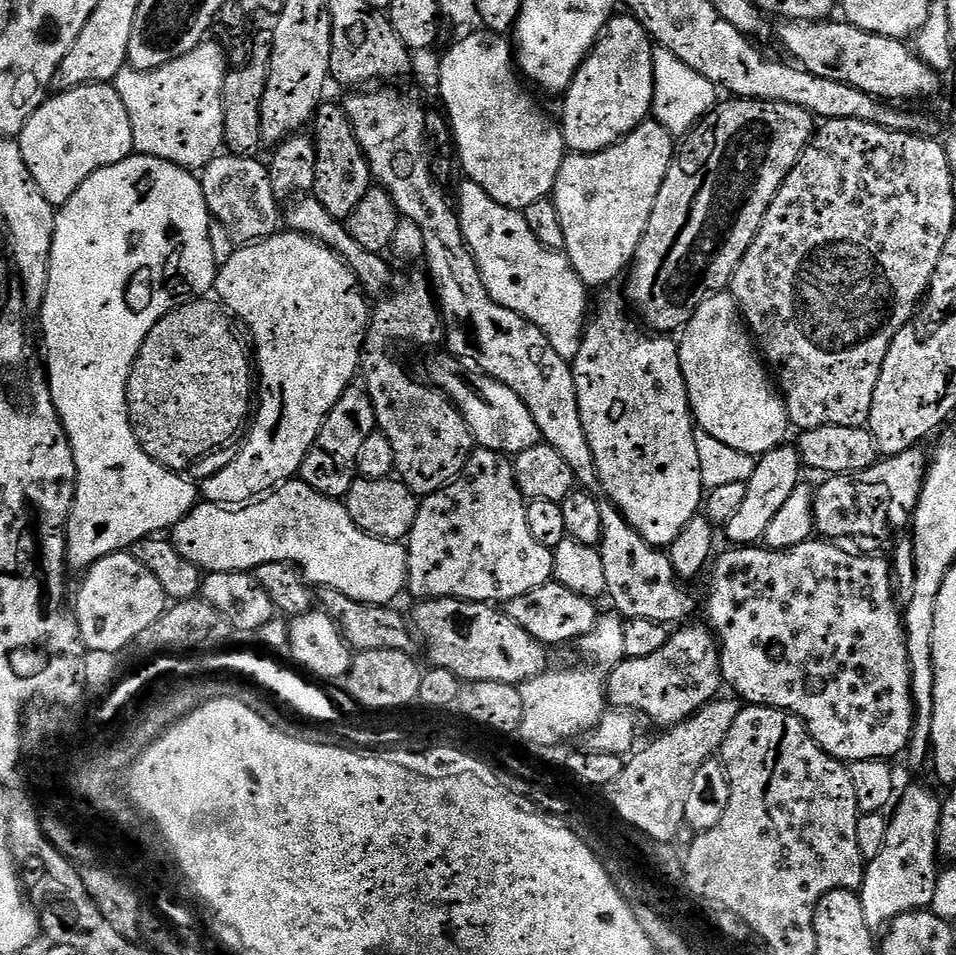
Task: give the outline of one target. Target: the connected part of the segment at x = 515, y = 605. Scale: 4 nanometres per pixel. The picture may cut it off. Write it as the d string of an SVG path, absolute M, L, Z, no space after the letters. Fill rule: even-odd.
M549 582L530 590L530 594L522 594L507 601L506 611L509 618L518 622L526 634L530 634L530 638L539 644L553 646L552 644L568 644L571 640L572 643L579 642L583 636L590 634L596 625L596 607L593 601L582 598L582 594L574 594L574 590L566 590L566 586Z

